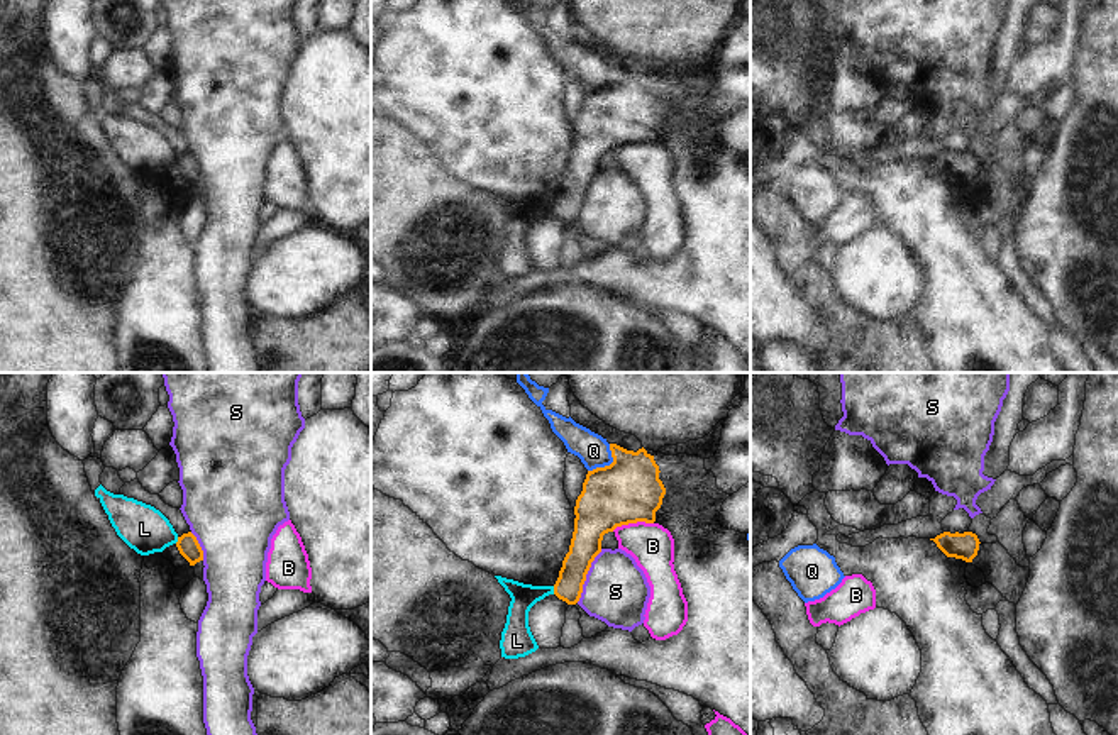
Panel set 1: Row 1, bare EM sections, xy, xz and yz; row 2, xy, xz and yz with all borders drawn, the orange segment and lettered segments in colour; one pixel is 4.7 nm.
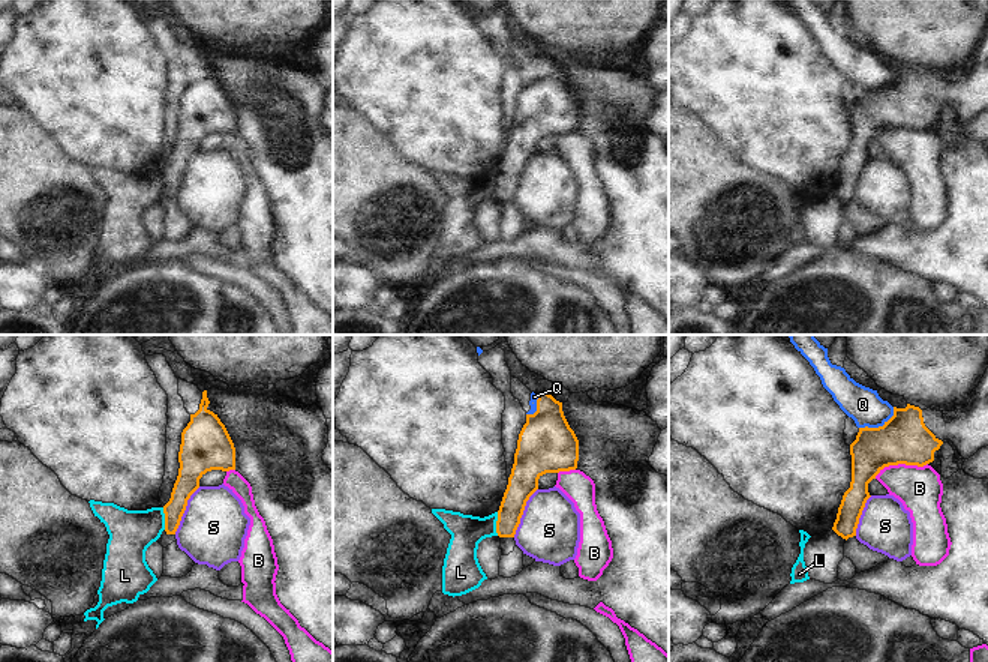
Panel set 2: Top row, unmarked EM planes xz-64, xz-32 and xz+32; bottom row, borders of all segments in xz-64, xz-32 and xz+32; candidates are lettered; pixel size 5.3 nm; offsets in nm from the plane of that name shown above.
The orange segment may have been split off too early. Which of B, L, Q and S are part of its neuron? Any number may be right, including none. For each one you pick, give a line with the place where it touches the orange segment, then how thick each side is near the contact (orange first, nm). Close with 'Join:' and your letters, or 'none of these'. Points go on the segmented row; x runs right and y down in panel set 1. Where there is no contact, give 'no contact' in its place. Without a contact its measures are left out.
Join: none of these

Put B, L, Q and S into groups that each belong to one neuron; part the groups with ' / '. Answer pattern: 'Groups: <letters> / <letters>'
Groups: B / L / Q / S

